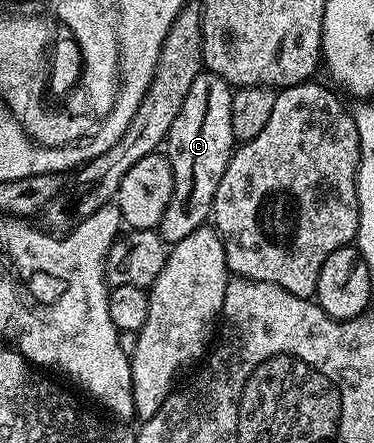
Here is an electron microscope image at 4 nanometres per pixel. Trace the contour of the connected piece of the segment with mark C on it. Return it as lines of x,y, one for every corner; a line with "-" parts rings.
202,70
193,81
175,122
163,143
163,152
173,171
173,189
159,225
161,237
172,246
195,230
206,227
213,215
215,190
235,151
231,130
231,98
234,89
222,76

